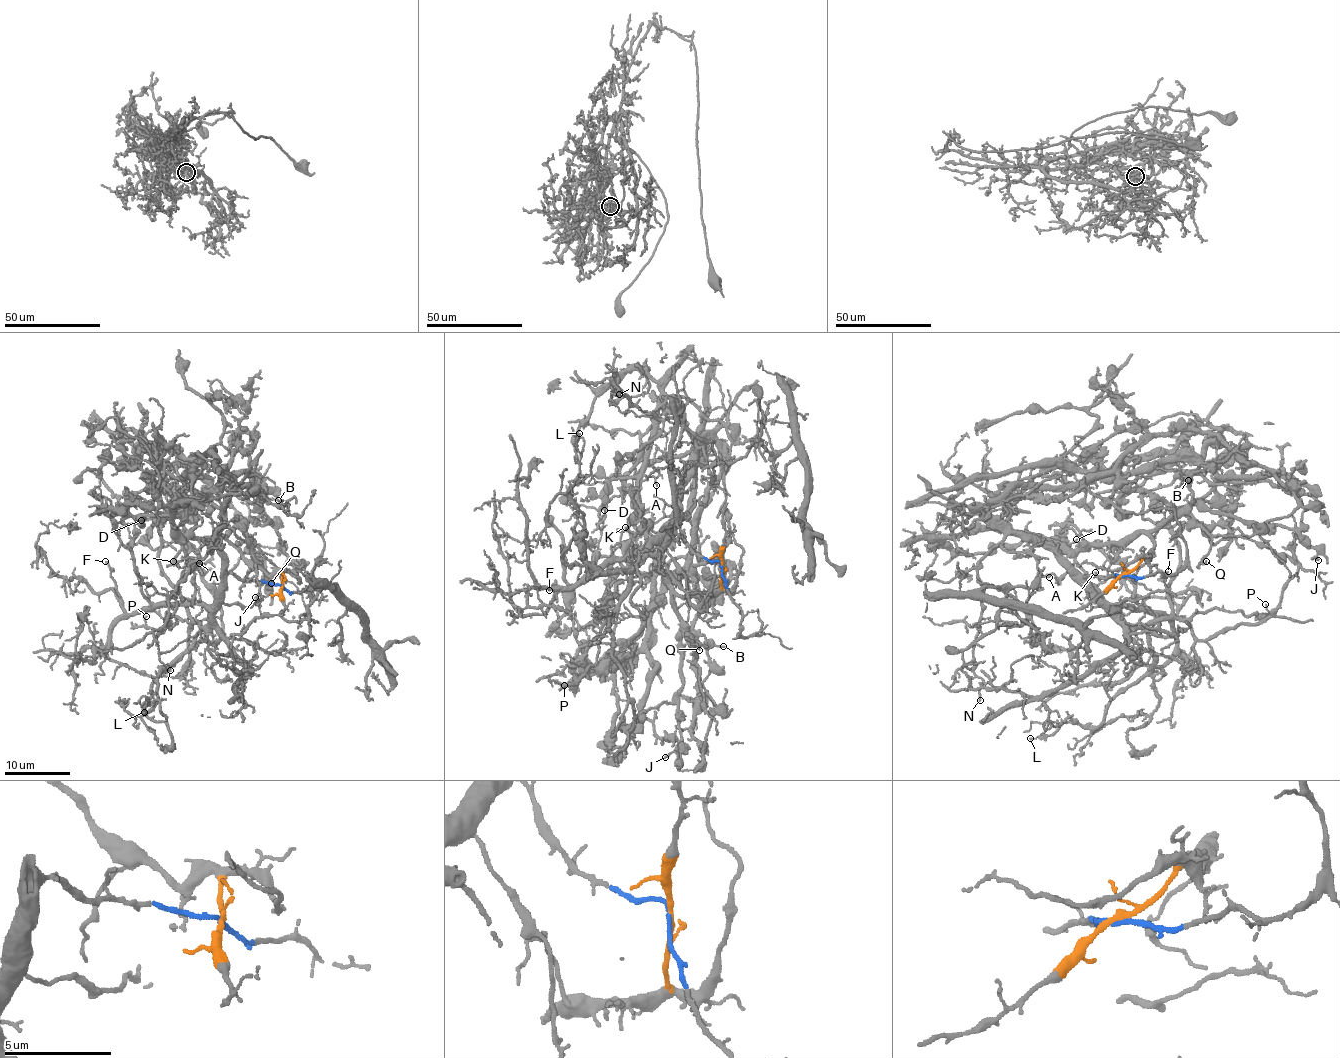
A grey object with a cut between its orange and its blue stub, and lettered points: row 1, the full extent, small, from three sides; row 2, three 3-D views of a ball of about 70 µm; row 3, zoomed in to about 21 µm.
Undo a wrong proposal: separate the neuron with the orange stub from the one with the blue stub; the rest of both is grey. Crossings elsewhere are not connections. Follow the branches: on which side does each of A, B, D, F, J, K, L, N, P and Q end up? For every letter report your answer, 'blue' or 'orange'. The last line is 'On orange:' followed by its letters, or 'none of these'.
A: orange
B: orange
D: orange
F: blue
J: orange
K: orange
L: blue
N: blue
P: blue
Q: orange
On orange: A, B, D, J, K, Q

